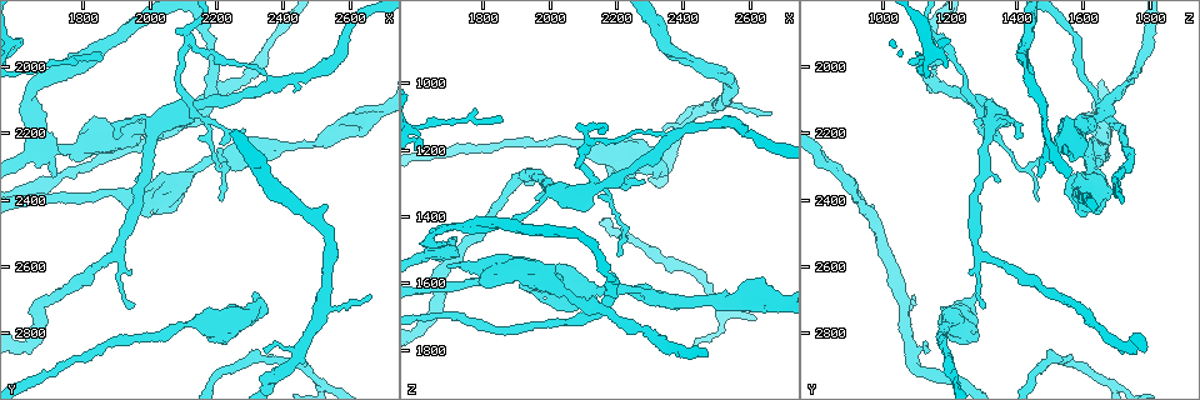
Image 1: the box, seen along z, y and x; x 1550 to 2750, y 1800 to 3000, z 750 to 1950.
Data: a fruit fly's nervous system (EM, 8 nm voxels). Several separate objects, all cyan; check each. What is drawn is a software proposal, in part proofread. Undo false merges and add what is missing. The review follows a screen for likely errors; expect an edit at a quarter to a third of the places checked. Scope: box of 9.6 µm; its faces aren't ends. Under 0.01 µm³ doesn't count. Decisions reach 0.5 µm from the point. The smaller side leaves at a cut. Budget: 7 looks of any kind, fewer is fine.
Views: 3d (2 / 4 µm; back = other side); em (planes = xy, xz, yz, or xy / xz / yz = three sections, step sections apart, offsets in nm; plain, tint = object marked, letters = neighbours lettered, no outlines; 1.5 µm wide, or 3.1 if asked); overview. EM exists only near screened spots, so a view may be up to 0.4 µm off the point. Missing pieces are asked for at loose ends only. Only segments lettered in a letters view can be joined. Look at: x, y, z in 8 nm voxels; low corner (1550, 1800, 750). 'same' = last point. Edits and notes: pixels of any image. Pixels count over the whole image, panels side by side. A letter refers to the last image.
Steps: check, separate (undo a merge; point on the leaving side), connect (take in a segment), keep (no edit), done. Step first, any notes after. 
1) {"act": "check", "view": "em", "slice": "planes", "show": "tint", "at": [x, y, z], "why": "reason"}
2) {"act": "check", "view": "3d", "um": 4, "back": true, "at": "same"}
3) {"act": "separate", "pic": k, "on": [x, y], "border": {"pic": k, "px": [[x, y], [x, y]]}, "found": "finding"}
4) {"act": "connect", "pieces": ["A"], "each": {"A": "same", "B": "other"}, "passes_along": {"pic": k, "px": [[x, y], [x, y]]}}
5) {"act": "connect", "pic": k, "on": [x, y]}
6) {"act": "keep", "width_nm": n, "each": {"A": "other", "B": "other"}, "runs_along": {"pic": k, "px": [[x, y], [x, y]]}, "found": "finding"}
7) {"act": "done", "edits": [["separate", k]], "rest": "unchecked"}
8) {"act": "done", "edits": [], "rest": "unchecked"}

{"act": "check", "view": "3d", "um": 2, "at": [2030, 2210, 1590], "why": "stops while still wide"}

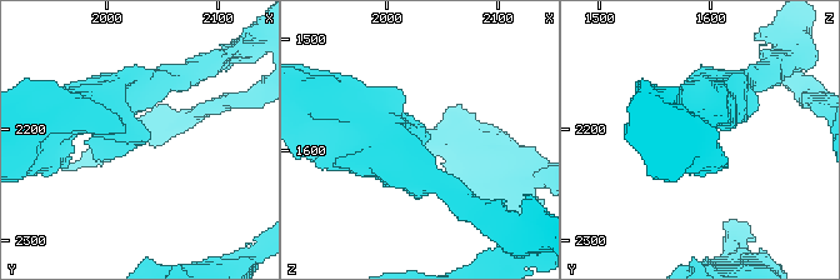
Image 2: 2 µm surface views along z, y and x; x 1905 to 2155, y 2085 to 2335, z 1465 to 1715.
{"act": "check", "view": "em", "slice": "planes", "show": "letters", "at": [2040, 2212, 1586], "why": "need the tissue"}

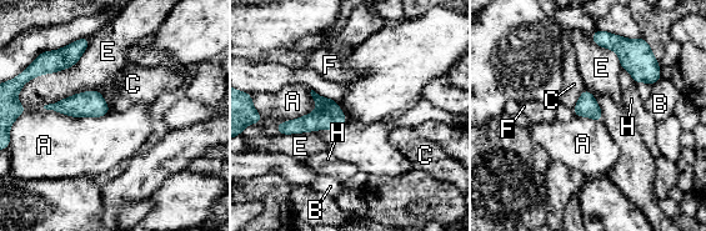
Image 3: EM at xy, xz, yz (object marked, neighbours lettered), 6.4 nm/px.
{"act": "keep", "each": {"A": "other", "B": "other", "C": "other", "E": "other", "F": "other", "H": "other"}, "border": {"pic": 3, "px": [[43, 108], [71, 116], [111, 110]]}, "found": "no lettered segment goes on from it"}

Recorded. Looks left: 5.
{"act": "check", "view": "em", "slice": "planes", "show": "letters", "at": [2630, 2150, 1660], "why": "arms part here"}

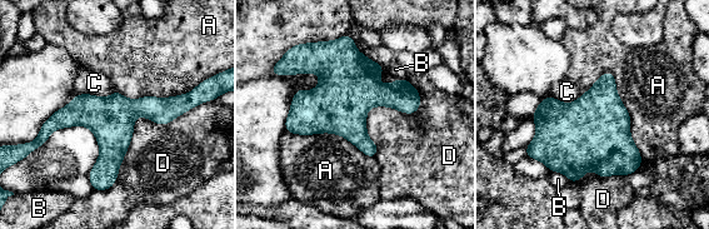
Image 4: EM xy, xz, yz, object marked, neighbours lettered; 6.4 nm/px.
{"act": "keep", "each": {"A": "other", "B": "other", "C": "other", "D": "other"}, "border": {"pic": 4, "px": [[605, 70], [643, 162]]}, "found": "all the same neuron"}

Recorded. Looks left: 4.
{"act": "check", "view": "3d", "um": 2, "at": [2110, 1930, 1180]}

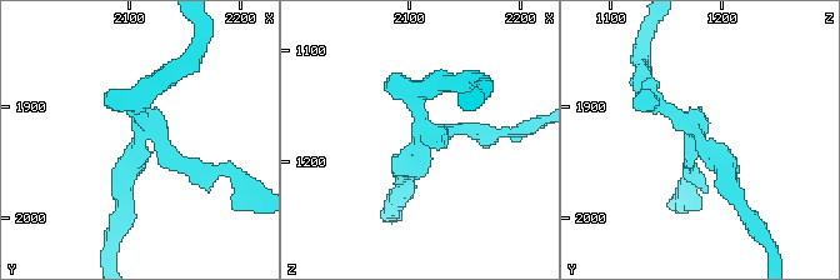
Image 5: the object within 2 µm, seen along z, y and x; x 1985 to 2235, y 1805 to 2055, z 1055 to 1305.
{"act": "check", "view": "em", "slice": "planes", "show": "letters", "at": [2110, 1936, 1184]}

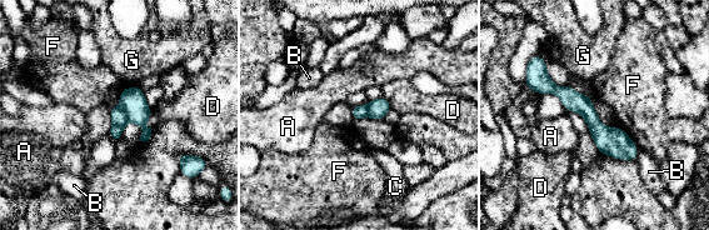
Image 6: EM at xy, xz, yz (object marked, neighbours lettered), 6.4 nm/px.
{"act": "separate", "pic": 6, "on": [119, 119], "longest_contact_nm": ["F", 200], "each": {"A": "other", "B": "other", "C": "other", "D": "other", "F": "other", "G": "other"}, "found": "two neurons meet here"}

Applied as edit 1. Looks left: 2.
{"act": "done", "edits": [["separate", 6]], "rest": "unchecked"}

